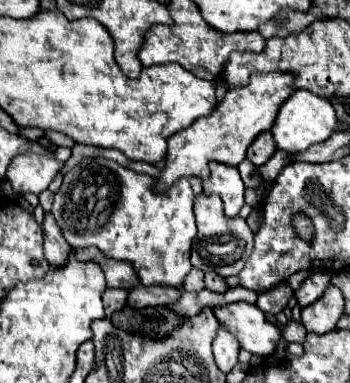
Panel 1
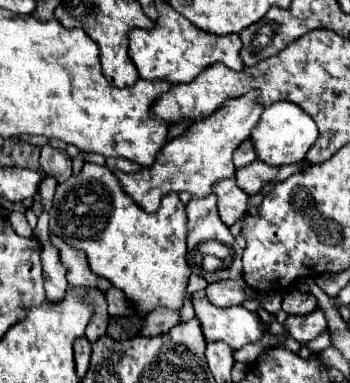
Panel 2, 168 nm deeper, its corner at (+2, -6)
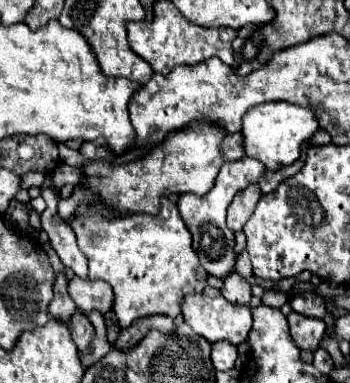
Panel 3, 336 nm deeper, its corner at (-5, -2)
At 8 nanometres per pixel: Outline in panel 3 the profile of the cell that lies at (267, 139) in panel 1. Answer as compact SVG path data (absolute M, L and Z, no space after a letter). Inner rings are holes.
M240 132L226 136L224 142L222 142L222 152L224 152L226 160L242 160L242 158L246 158L246 154L244 154L244 136Z

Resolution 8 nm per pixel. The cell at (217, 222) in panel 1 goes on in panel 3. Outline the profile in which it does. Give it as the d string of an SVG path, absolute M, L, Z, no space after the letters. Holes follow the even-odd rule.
M244 158L244 160L236 160L236 162L226 162L220 168L220 174L214 182L214 188L206 194L206 196L196 196L196 194L182 194L178 200L178 210L180 216L186 224L186 228L192 232L194 238L194 250L200 258L202 268L216 278L224 278L234 270L236 264L236 240L234 240L234 232L230 228L226 228L227 208L234 198L234 194L250 184L258 184L260 178L266 174L266 168L260 160L256 158Z

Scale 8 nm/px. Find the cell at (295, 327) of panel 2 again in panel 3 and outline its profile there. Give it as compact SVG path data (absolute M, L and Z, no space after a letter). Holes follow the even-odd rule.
M296 312L288 314L288 324L290 324L292 340L296 342L296 346L300 350L316 350L318 342L322 340L322 336L326 332L324 320L308 318L308 316L302 316Z

